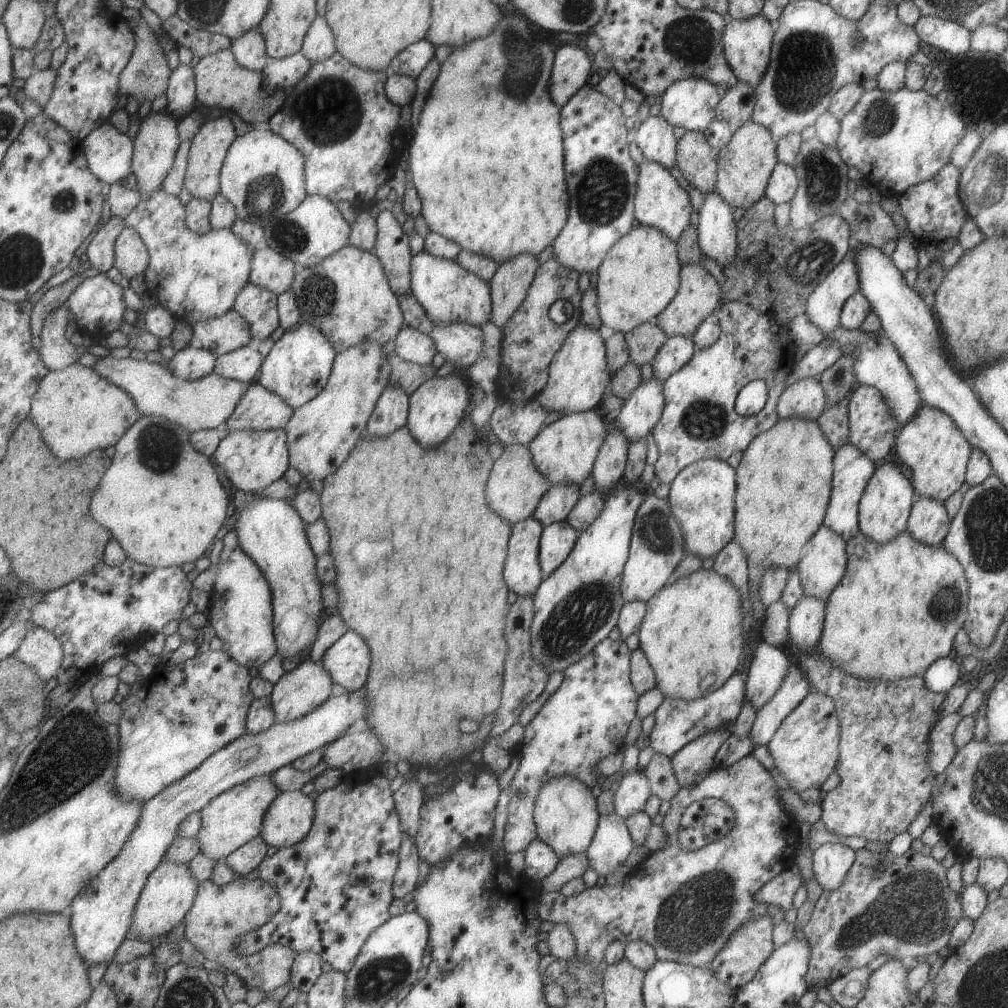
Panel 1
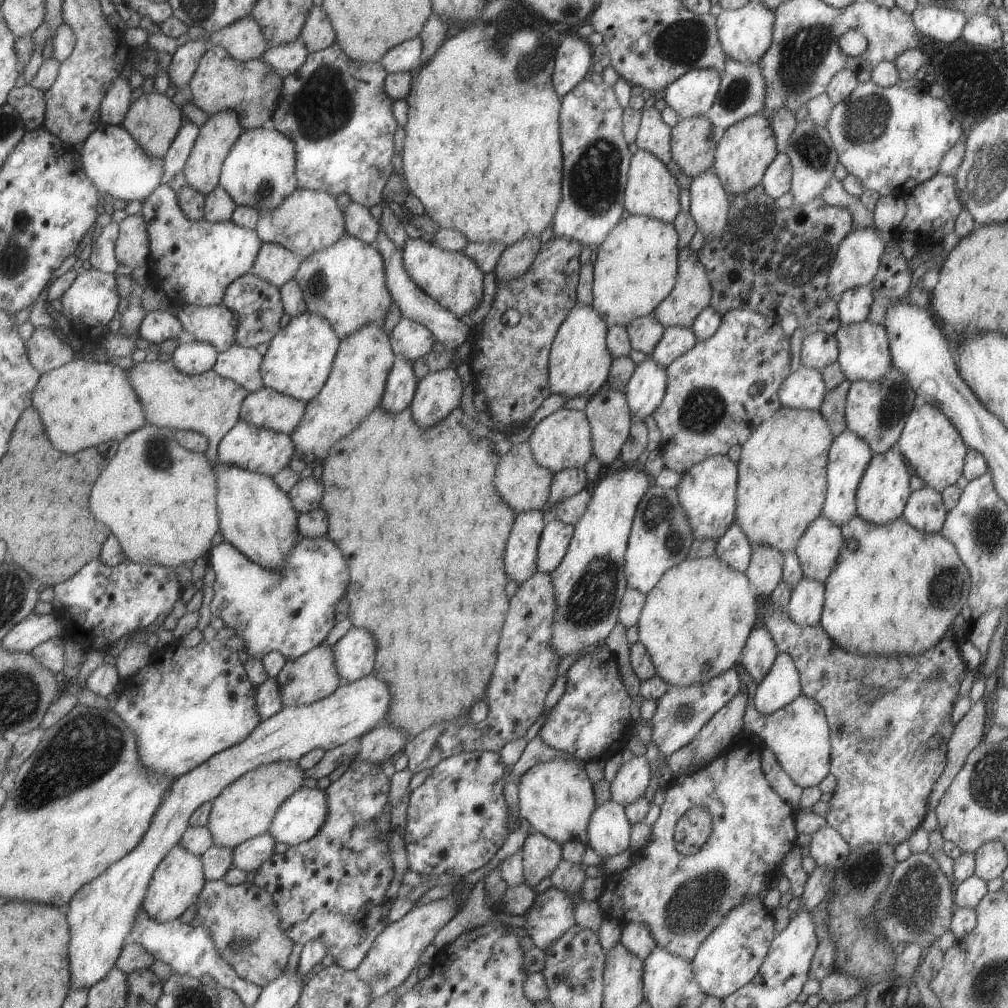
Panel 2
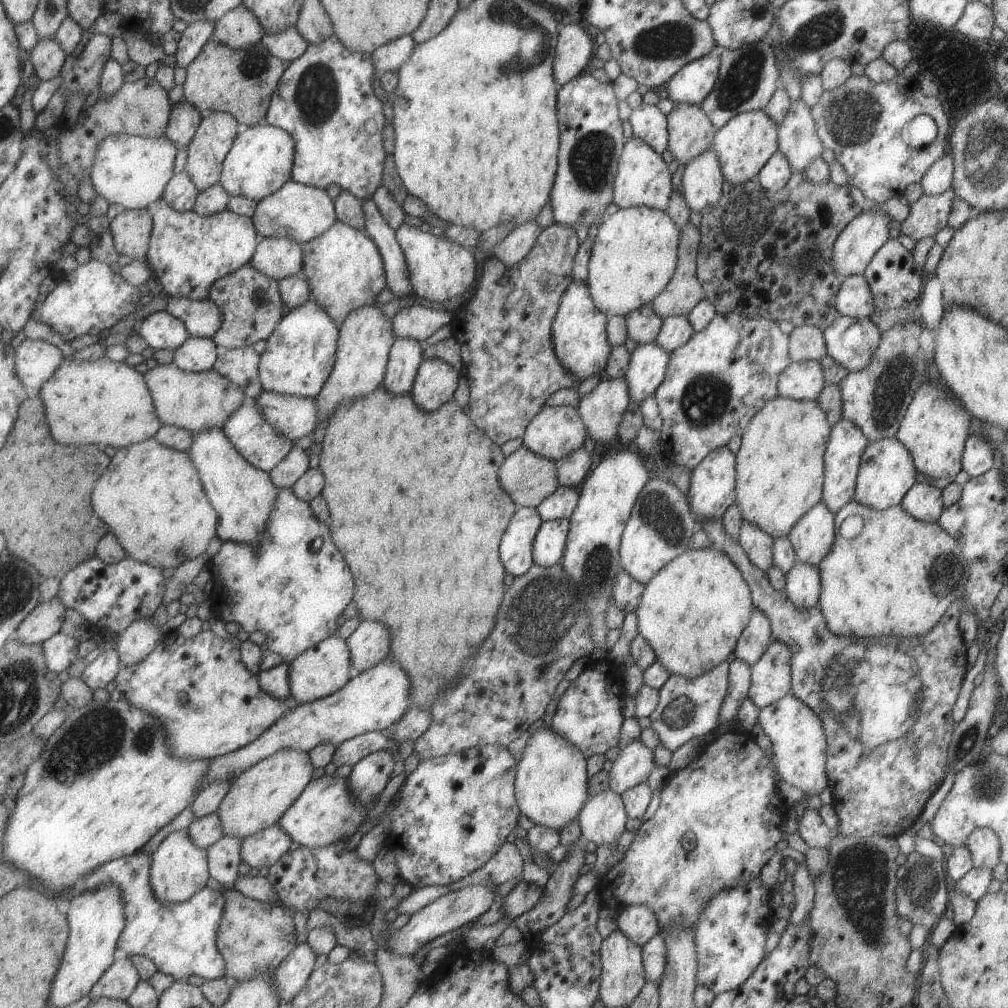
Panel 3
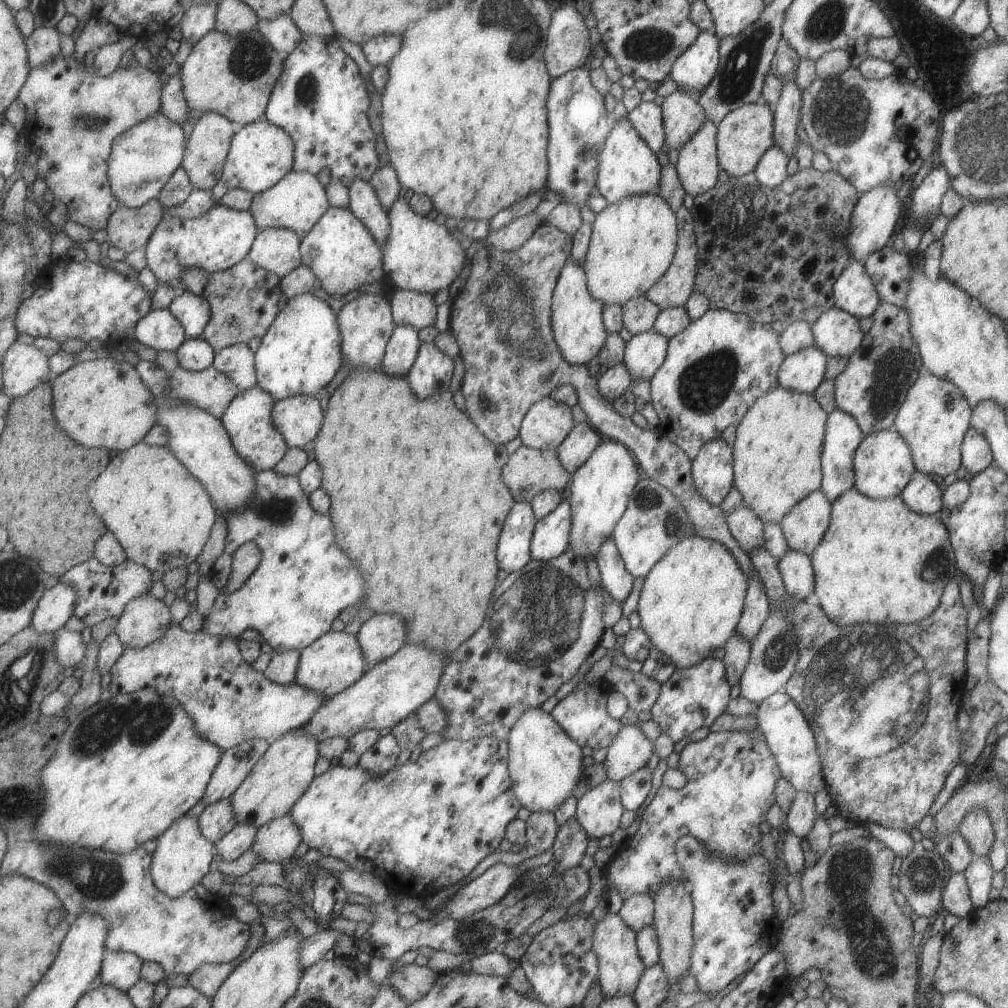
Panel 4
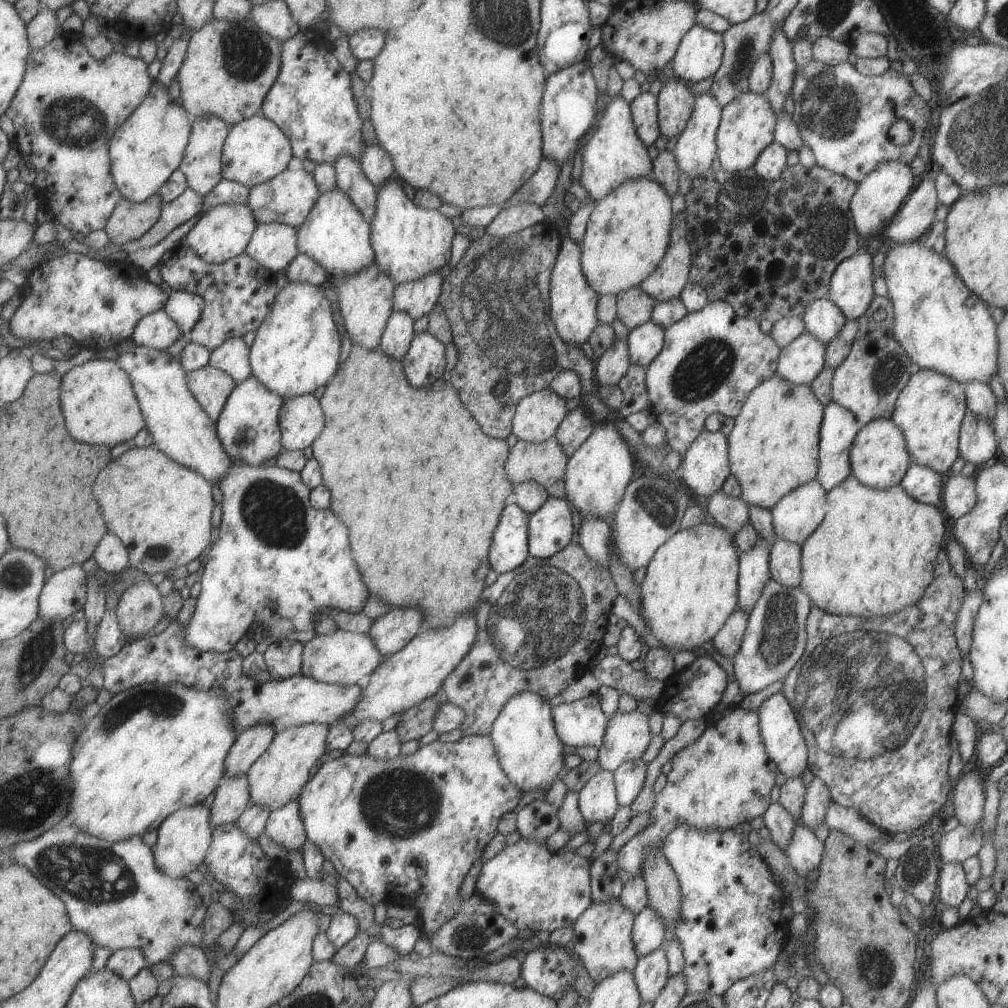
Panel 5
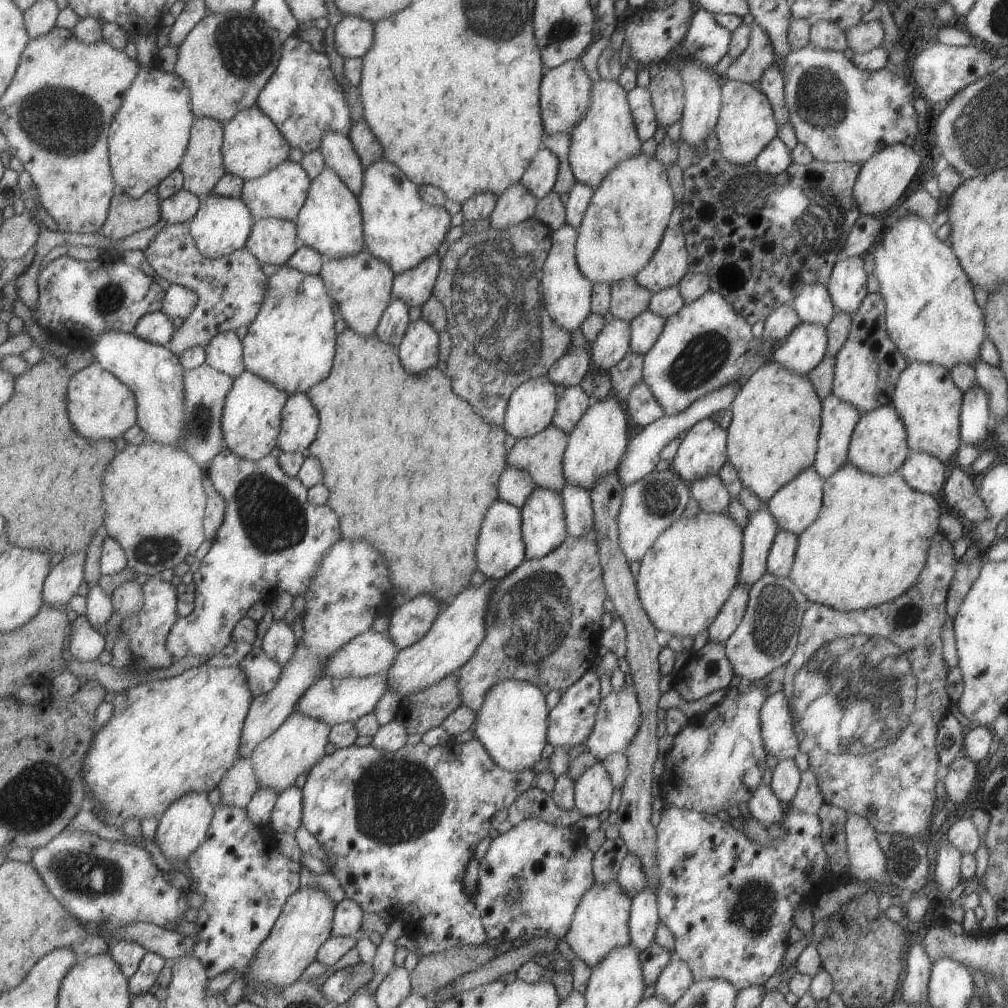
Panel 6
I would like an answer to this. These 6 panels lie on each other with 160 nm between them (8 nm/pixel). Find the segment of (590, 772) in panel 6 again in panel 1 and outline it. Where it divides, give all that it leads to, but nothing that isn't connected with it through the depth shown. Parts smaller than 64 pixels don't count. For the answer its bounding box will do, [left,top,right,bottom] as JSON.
[585,813,634,881]

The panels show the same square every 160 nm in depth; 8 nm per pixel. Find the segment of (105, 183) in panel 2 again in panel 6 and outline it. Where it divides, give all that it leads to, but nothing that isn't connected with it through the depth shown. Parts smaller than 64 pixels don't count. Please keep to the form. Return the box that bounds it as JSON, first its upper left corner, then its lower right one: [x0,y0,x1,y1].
[110,67,192,198]

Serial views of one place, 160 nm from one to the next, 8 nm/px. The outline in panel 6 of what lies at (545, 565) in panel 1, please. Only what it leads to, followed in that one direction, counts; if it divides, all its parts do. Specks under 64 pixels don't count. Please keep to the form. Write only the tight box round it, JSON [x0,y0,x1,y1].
[519,486,567,559]

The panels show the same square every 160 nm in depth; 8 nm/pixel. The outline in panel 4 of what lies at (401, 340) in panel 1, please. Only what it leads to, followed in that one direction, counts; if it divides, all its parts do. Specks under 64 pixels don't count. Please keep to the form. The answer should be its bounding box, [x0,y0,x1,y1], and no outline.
[388,288,435,331]

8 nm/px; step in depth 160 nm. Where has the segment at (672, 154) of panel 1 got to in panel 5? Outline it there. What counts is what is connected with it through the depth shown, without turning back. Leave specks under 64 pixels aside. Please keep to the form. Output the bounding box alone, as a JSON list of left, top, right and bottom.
[629,91,660,147]

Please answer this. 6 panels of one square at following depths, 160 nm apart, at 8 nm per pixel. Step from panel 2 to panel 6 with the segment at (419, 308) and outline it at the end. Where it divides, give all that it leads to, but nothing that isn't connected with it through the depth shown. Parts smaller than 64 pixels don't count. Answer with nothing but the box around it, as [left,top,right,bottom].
[318,132,364,198]

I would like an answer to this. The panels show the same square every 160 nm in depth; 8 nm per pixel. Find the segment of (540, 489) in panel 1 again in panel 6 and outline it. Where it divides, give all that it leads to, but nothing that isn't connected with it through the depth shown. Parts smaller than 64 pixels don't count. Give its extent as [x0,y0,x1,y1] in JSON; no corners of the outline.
[506,424,567,493]

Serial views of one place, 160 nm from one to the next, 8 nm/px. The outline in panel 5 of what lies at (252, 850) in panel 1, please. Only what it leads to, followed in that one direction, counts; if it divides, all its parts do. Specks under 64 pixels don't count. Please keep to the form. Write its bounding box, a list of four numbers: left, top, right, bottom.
[264,800,306,850]

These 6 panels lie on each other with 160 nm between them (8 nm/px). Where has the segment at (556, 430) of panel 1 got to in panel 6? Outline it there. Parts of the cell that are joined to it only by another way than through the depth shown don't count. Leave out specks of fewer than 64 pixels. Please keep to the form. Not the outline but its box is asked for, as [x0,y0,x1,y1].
[501,375,556,439]

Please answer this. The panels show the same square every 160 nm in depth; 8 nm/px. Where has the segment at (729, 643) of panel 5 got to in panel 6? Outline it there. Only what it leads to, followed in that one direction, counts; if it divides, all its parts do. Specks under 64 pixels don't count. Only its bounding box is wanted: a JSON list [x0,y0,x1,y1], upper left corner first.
[708,585,748,644]

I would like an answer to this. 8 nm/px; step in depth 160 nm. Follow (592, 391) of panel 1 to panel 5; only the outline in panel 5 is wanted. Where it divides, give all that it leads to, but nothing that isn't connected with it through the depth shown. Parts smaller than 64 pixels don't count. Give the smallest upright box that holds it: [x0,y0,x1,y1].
[549,237,598,348]

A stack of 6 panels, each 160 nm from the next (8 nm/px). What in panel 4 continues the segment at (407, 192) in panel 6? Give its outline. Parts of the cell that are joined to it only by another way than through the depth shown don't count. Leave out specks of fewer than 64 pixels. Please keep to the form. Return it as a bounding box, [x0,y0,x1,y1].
[381,196,468,295]

